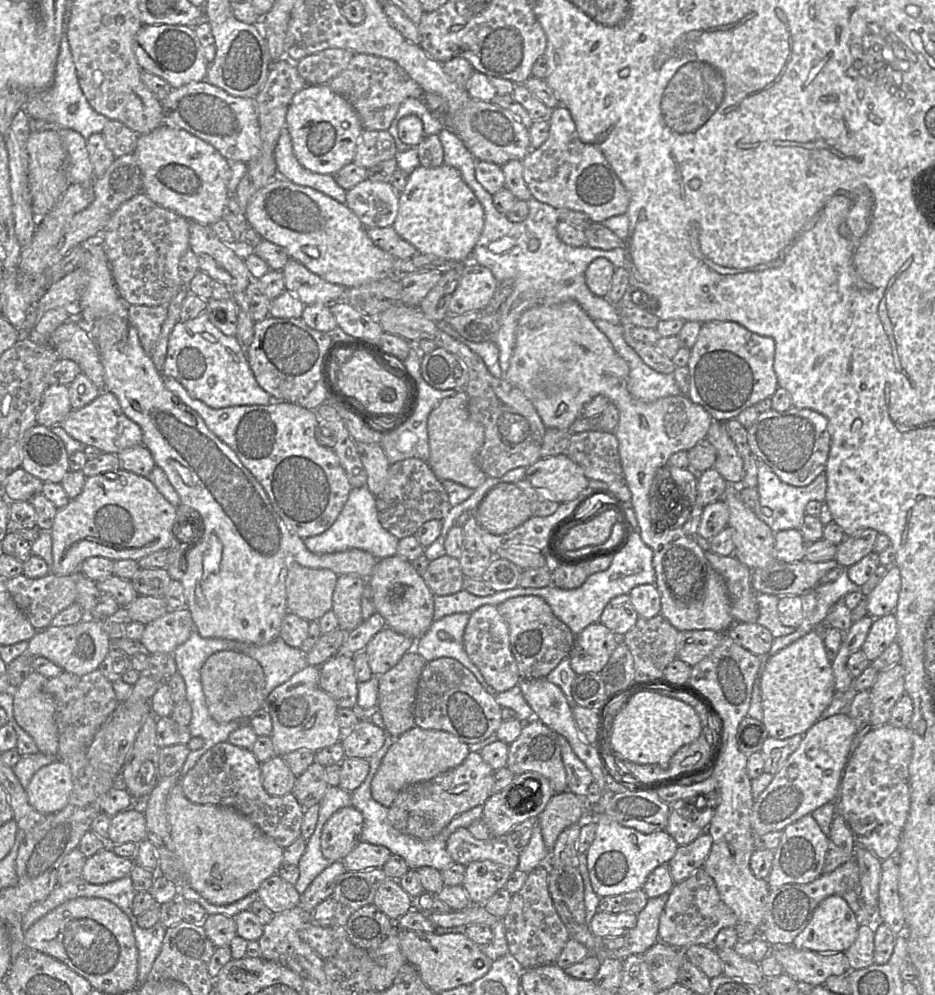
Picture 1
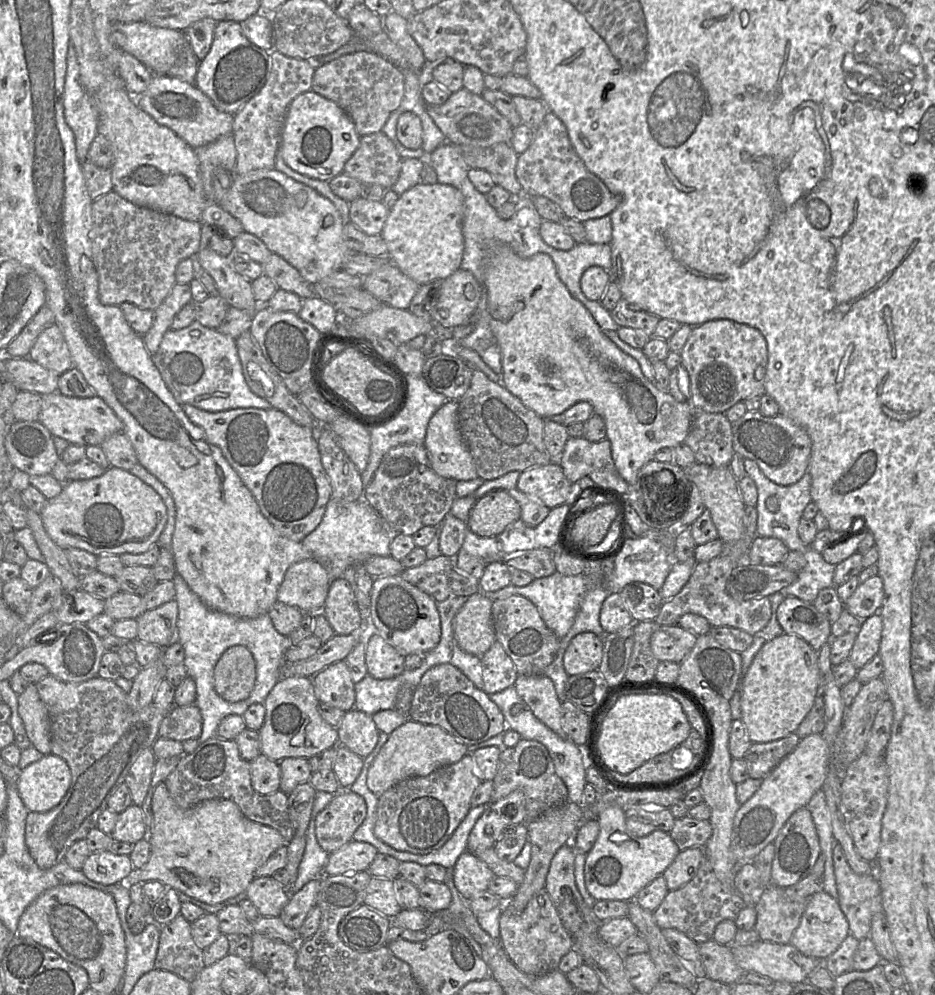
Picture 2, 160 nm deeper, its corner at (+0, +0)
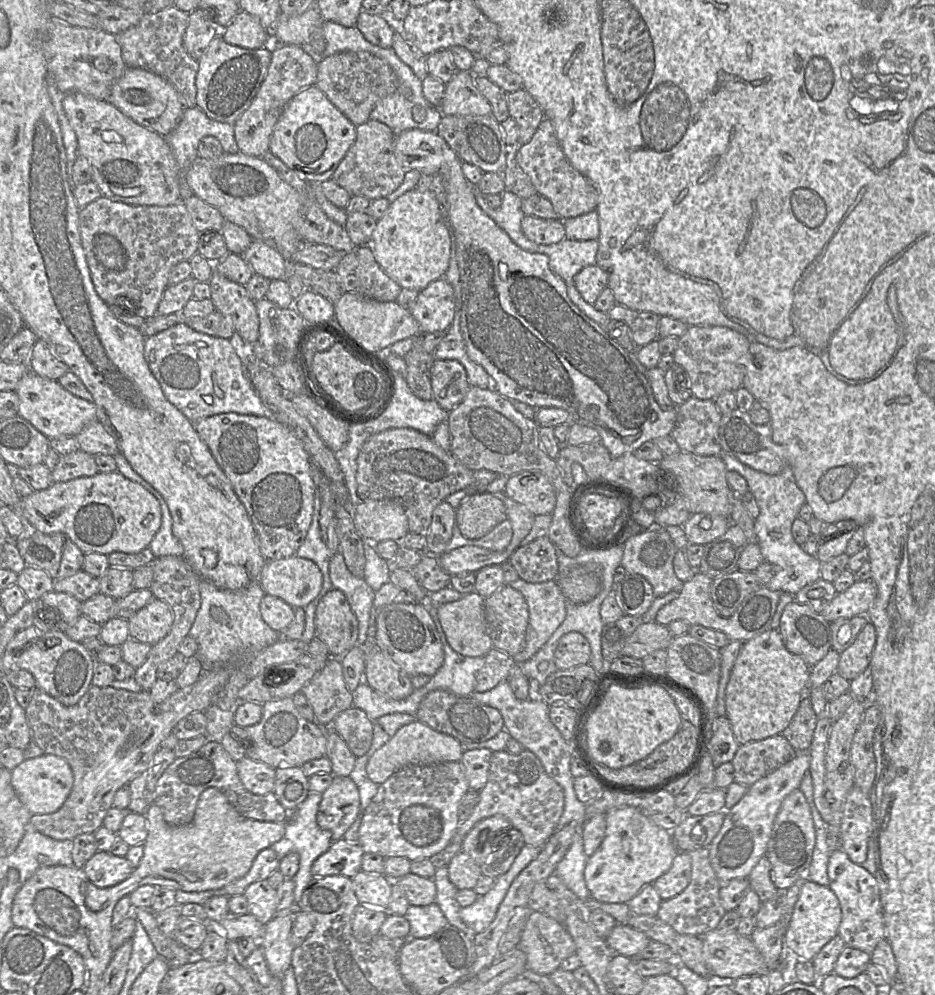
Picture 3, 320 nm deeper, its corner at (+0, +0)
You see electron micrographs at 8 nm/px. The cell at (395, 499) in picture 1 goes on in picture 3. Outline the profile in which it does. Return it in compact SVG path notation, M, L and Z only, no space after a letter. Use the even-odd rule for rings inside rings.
M394 428L372 435L362 445L357 457L357 494L360 500L390 499L399 501L405 509L409 532L426 536L437 505L459 490L474 490L474 471L442 449L432 436L412 428Z

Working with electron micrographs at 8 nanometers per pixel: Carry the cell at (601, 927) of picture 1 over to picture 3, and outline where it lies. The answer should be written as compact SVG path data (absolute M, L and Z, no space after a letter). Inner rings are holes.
M617 923L605 940L614 953L629 958L638 958L650 942L650 938L642 931L626 923Z

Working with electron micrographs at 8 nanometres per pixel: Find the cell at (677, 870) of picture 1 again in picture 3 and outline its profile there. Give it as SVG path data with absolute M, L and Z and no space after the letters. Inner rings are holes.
M679 851L671 867L652 882L652 886L662 900L672 898L682 892L691 880L691 858L688 852Z

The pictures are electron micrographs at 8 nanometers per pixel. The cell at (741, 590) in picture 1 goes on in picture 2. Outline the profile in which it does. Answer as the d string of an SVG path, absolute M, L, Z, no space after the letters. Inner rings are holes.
M723 556L707 562L697 562L687 583L673 598L664 601L654 621L659 625L676 625L682 615L692 613L706 618L711 626L735 627L752 636L762 634L762 630L771 618L769 598L736 601L726 591L727 580L738 564L740 563Z

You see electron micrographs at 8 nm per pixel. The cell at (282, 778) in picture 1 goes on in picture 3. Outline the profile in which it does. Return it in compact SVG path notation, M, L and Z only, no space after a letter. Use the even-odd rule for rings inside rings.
M245 756L236 762L239 778L253 794L269 794L275 783L275 768Z

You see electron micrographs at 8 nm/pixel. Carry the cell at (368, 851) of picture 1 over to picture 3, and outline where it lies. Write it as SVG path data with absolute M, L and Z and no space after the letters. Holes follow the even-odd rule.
M343 838L331 843L326 852L312 864L313 877L344 876L353 877L360 871L360 862L364 855L359 844L351 844Z

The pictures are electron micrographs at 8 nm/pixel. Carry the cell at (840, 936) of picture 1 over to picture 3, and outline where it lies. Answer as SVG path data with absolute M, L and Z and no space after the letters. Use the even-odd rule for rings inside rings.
M806 880L784 935L785 951L796 959L812 960L821 948L838 934L841 918L839 901L830 887Z

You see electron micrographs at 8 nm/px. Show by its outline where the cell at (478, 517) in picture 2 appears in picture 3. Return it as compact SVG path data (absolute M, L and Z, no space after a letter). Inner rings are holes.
M487 491L469 492L456 509L456 525L468 539L480 539L506 520L504 503Z

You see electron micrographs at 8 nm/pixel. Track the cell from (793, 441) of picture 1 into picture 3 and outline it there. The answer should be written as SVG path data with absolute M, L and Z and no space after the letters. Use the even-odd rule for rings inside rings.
M738 407L731 413L722 415L719 439L722 453L729 454L743 464L760 472L776 475L787 466L786 451L781 445L773 441L771 425L769 423L763 425L754 424L748 412L742 411Z

